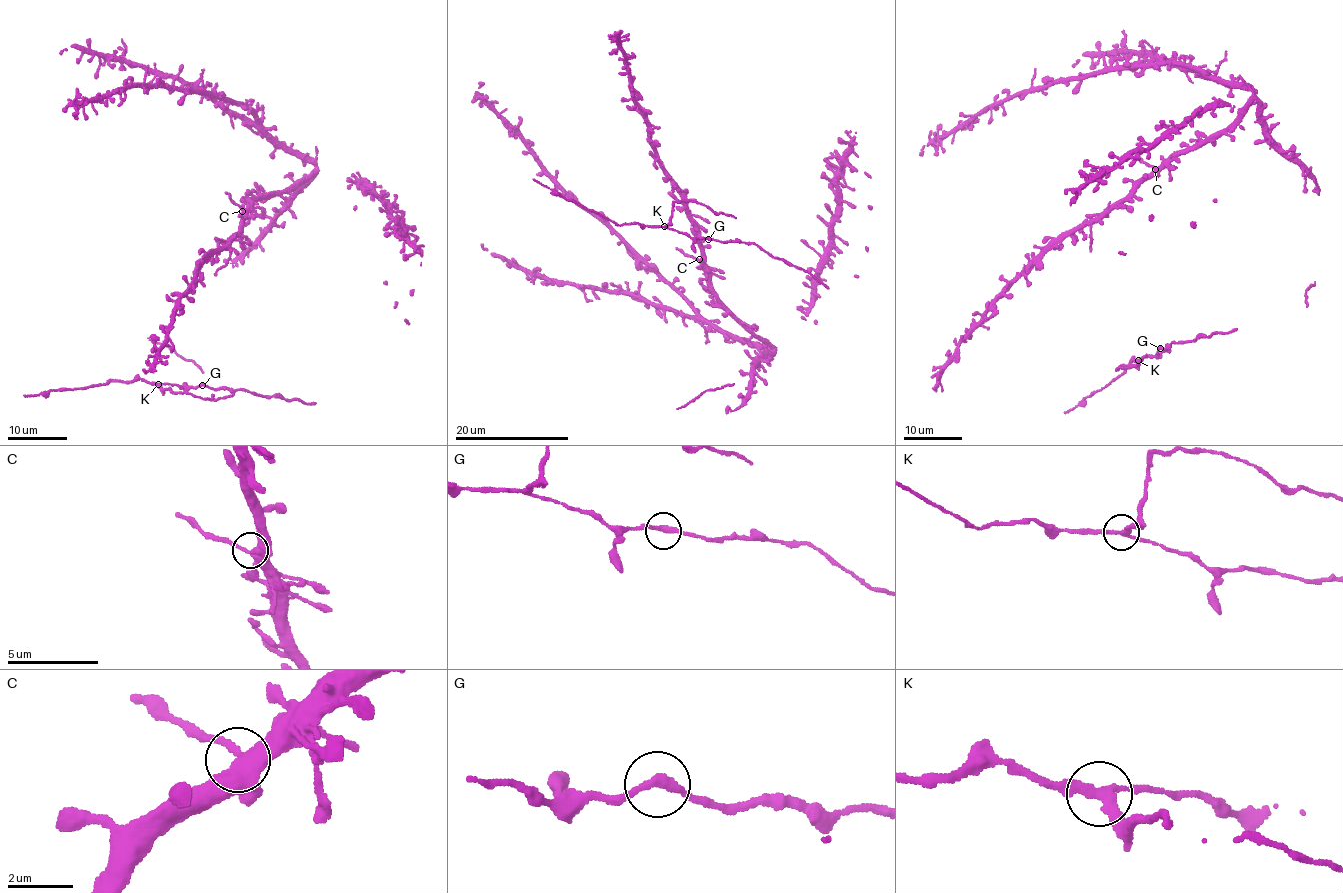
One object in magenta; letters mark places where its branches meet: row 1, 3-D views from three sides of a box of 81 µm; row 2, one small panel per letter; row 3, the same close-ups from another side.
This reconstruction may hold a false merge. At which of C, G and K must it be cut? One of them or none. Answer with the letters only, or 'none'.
K

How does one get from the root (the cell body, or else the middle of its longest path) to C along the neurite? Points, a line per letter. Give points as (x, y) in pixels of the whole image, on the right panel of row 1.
C: (1214, 134), (1185, 151), (1173, 154), (1155, 169)

